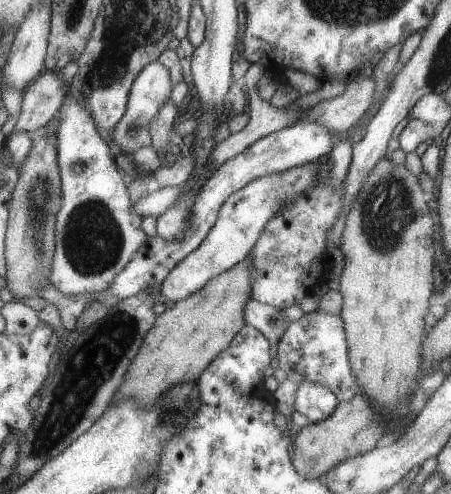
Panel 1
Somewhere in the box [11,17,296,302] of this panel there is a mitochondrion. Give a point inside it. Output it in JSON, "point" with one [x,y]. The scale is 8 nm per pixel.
{"point":[93,239]}

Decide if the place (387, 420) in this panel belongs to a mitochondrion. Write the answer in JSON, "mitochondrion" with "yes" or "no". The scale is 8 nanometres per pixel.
{"mitochondrion":"no"}

